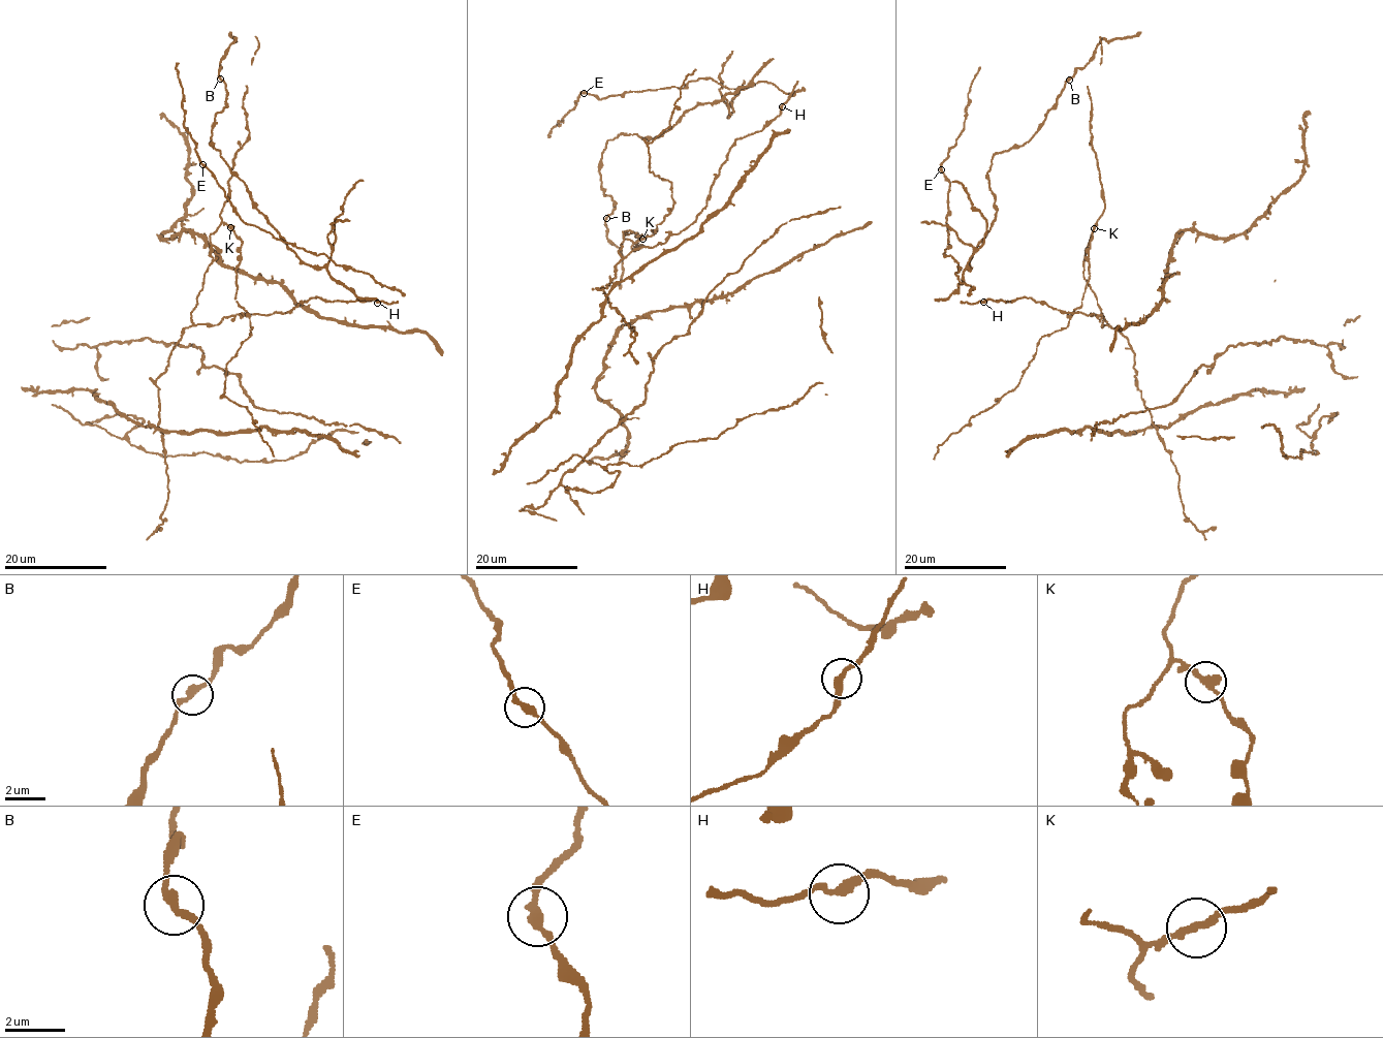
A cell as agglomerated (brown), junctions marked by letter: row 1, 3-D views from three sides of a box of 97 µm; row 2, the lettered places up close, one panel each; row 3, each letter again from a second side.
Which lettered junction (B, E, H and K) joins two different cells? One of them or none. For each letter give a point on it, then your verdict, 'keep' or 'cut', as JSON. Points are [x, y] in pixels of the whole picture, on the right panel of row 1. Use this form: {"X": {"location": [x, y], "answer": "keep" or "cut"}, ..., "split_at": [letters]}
{"B": {"location": [1069, 80], "answer": "keep"}, "E": {"location": [941, 169], "answer": "keep"}, "H": {"location": [983, 302], "answer": "keep"}, "K": {"location": [1094, 228], "answer": "cut"}, "split_at": ["K"]}

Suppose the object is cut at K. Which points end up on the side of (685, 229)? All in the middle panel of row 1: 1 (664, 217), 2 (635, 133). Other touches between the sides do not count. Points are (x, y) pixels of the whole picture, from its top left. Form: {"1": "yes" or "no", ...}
{"1": "no", "2": "yes"}

